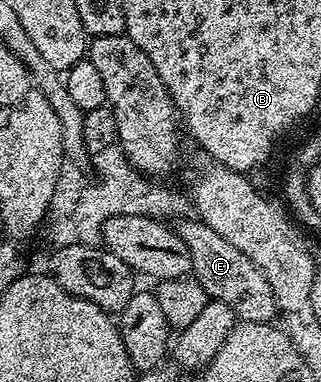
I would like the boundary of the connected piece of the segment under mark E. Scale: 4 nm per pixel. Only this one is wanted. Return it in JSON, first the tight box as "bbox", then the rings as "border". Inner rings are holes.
{"bbox":[176,217,278,322],"border":[[[197,217],[179,221],[176,229],[184,244],[188,244],[192,256],[192,276],[204,288],[207,299],[228,304],[244,322],[275,321],[278,305],[272,284],[268,284],[264,272],[260,272],[260,268],[256,268],[256,264],[252,264],[252,260],[248,260],[236,244],[228,244],[216,228],[208,228],[208,224]]]}

